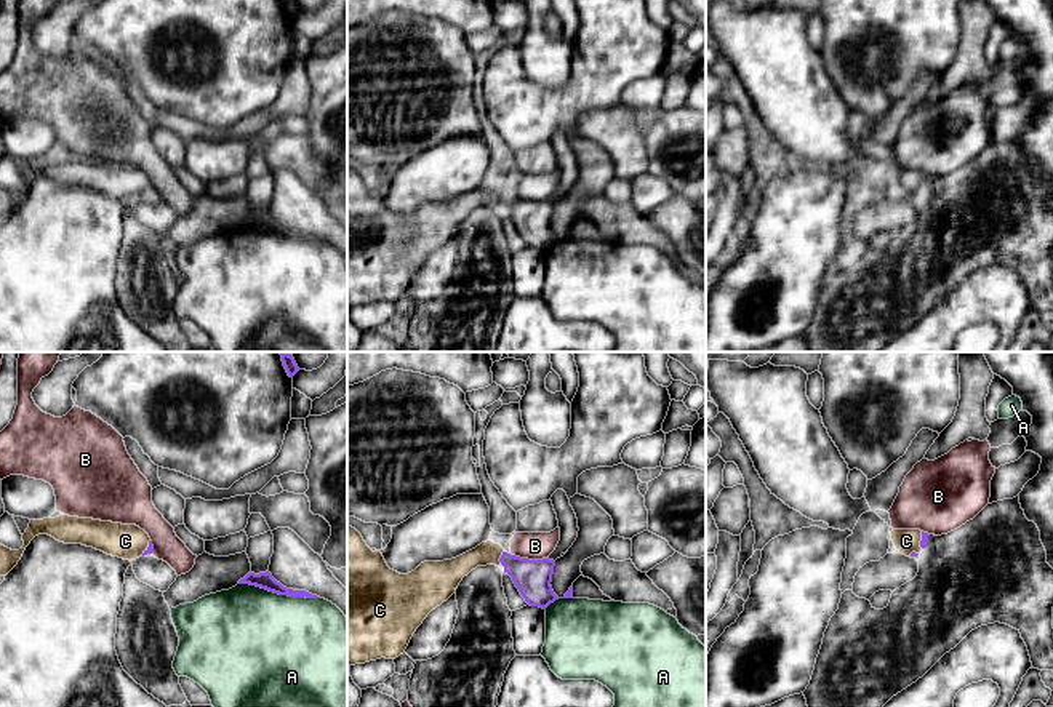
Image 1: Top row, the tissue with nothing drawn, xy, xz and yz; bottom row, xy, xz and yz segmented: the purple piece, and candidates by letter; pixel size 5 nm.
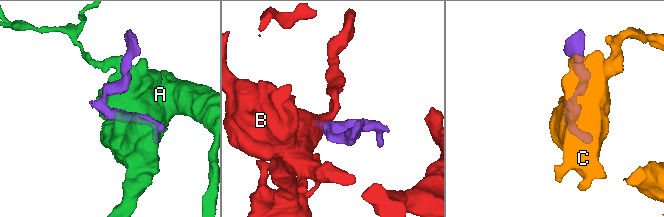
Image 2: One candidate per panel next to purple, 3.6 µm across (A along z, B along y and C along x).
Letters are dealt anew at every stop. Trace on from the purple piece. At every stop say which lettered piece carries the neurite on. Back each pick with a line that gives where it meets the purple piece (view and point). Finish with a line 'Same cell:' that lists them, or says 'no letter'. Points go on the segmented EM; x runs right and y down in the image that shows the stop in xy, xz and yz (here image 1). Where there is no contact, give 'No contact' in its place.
C: Touches purple at xz (500, 559)
Same cell: C

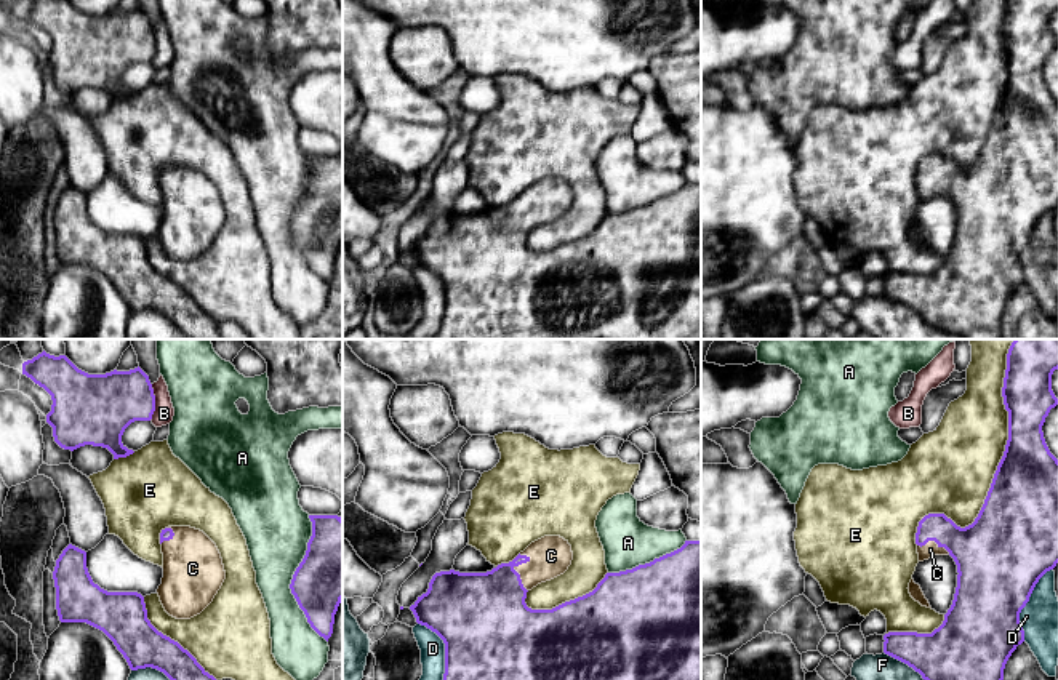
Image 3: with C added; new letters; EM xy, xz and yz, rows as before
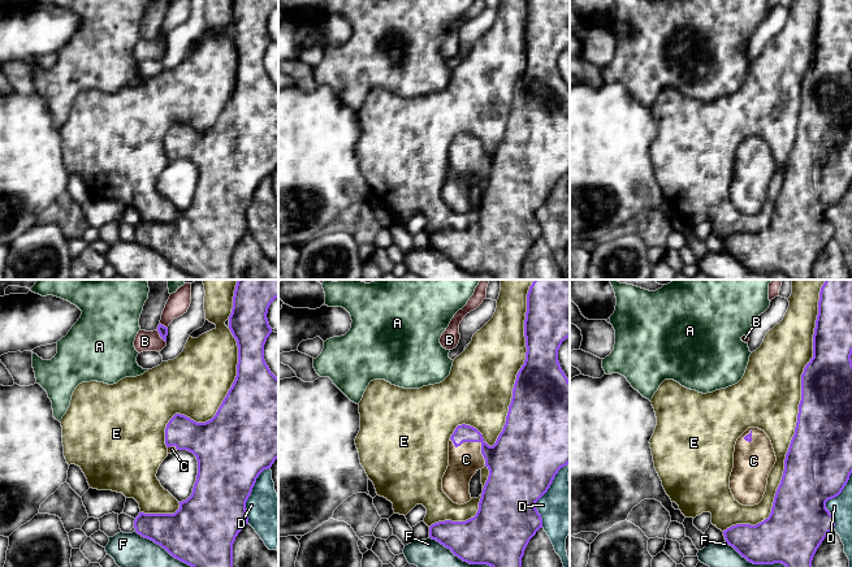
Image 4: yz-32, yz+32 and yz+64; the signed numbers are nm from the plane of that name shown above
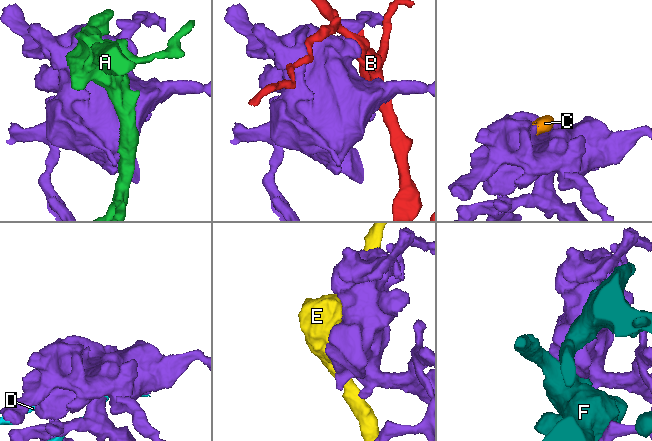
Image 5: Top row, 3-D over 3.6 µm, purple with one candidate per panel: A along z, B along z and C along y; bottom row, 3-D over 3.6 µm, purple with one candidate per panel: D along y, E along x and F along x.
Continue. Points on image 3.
C: Touches purple at xz (512, 568)
Same cell: C

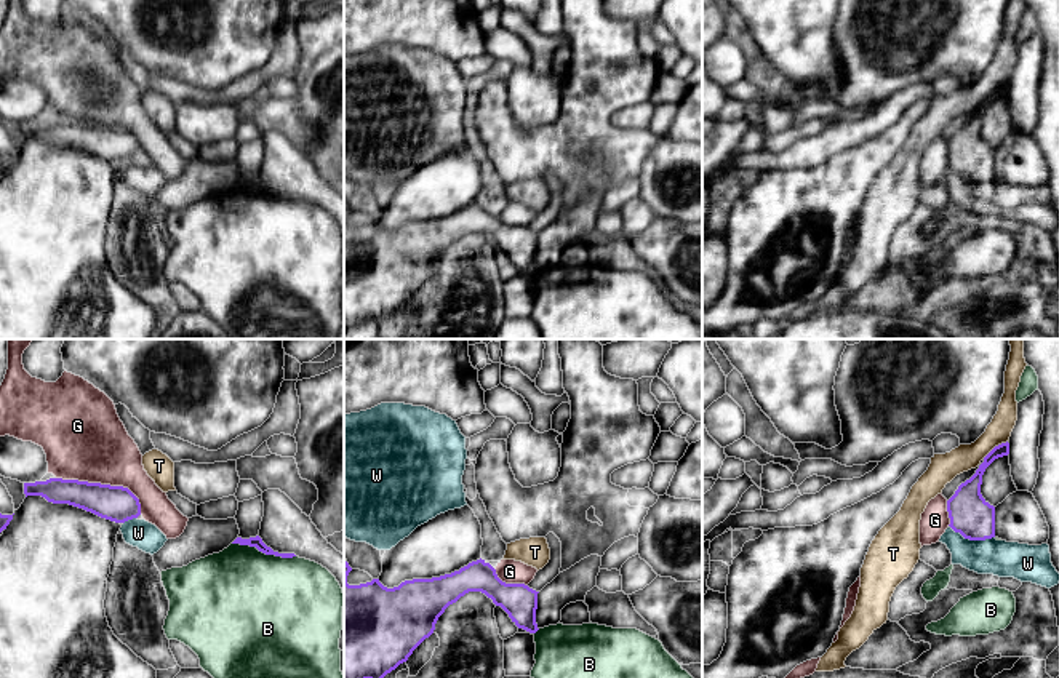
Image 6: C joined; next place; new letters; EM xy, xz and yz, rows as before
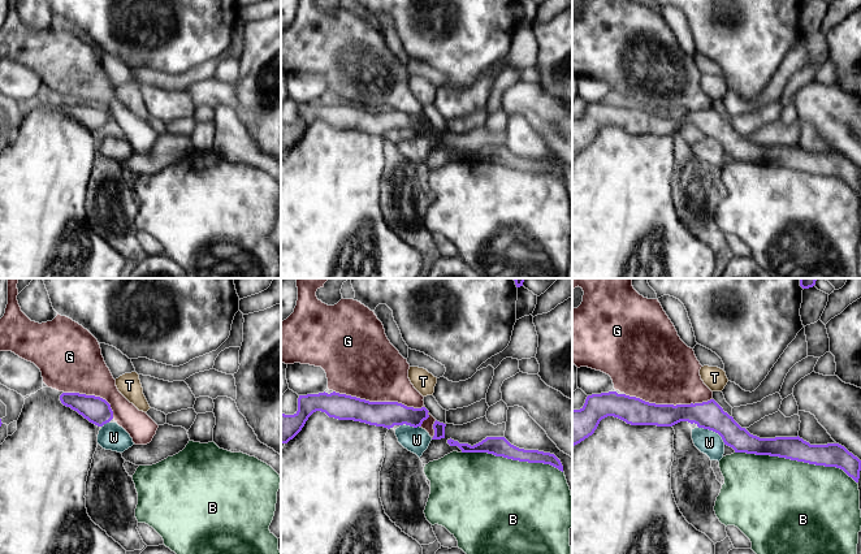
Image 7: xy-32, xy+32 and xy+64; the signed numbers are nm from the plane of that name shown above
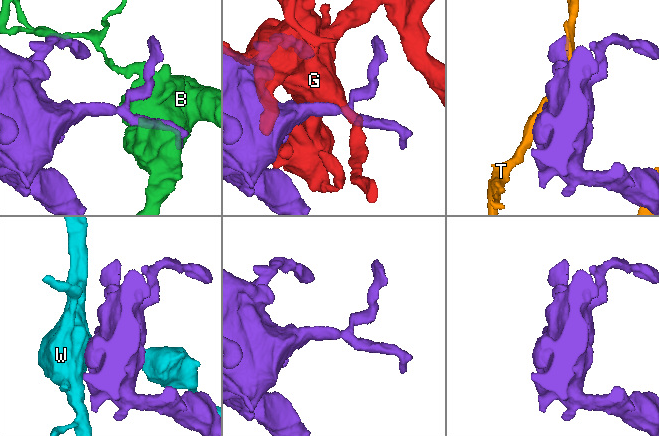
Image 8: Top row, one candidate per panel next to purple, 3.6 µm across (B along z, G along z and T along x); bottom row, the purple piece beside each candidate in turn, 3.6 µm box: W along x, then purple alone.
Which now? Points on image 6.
Same cell: no letter

